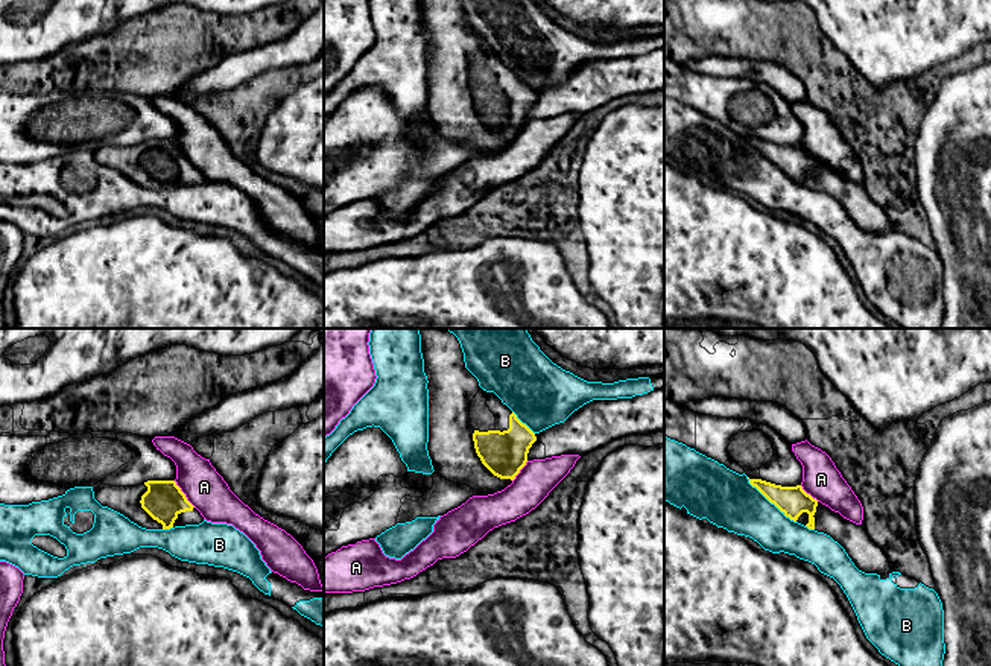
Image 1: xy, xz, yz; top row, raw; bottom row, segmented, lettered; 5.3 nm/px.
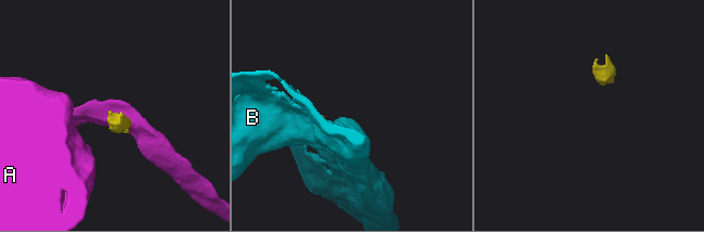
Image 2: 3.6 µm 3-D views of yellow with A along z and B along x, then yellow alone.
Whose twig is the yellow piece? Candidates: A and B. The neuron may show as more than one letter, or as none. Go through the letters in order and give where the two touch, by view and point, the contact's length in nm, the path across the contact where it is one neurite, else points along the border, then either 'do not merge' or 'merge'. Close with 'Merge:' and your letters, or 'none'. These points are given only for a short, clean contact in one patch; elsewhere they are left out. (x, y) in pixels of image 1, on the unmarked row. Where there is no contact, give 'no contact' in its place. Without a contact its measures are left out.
A: contact xy (184, 154); length 180 nm; border xy (174, 140), (195, 166); do not merge
B: contact yz (771, 161); length 360 nm; do not merge
Merge: none

